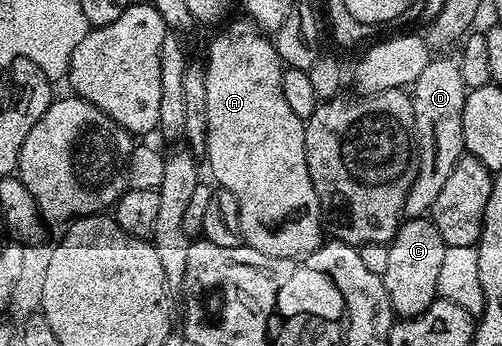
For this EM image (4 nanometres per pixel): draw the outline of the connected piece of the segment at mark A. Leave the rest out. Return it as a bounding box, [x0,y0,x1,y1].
[203,18,323,258]

